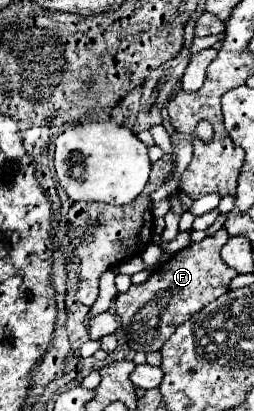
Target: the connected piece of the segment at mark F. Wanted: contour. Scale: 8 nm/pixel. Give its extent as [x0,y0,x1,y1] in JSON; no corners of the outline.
[115,228,237,352]

